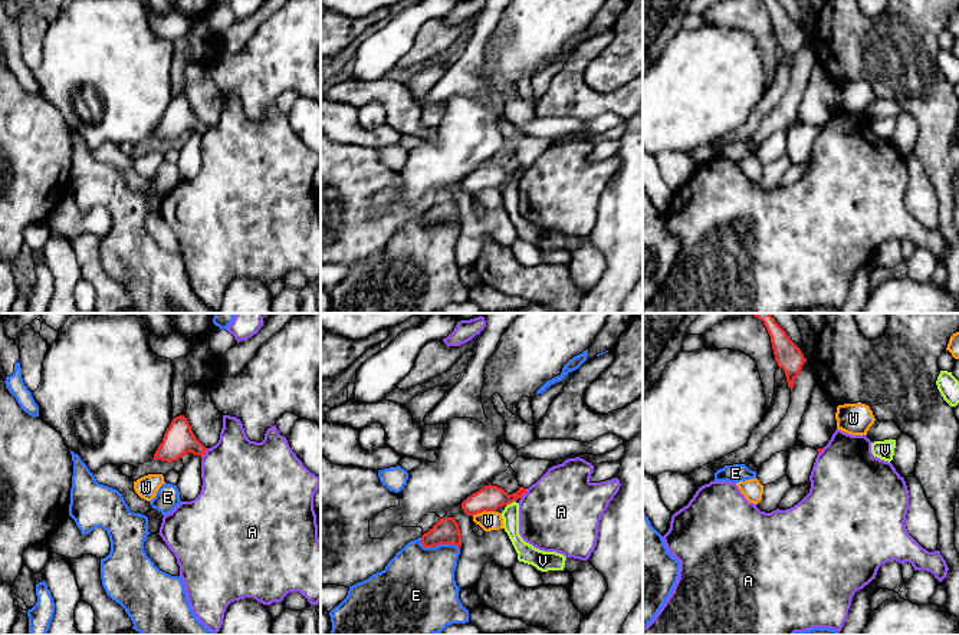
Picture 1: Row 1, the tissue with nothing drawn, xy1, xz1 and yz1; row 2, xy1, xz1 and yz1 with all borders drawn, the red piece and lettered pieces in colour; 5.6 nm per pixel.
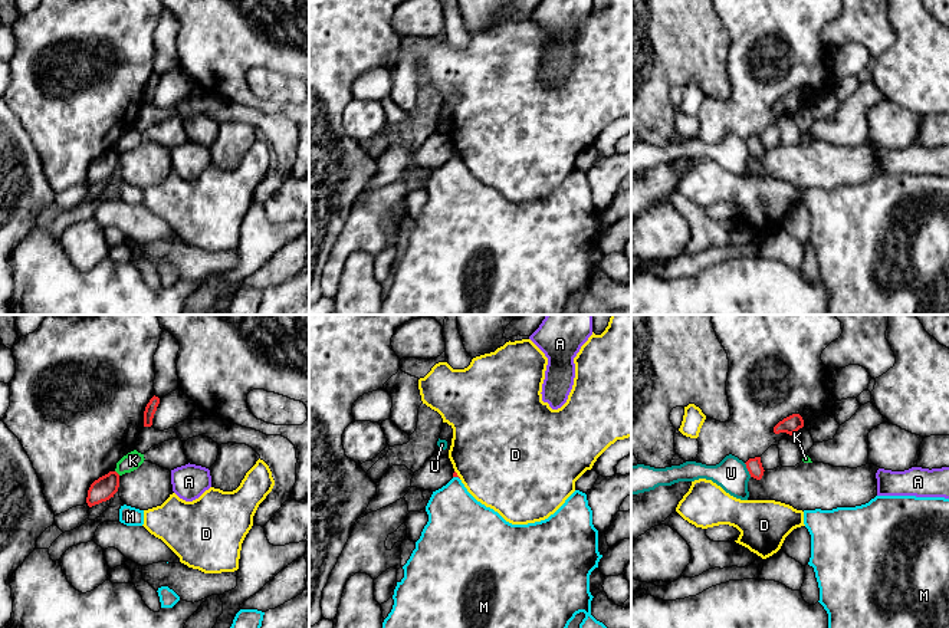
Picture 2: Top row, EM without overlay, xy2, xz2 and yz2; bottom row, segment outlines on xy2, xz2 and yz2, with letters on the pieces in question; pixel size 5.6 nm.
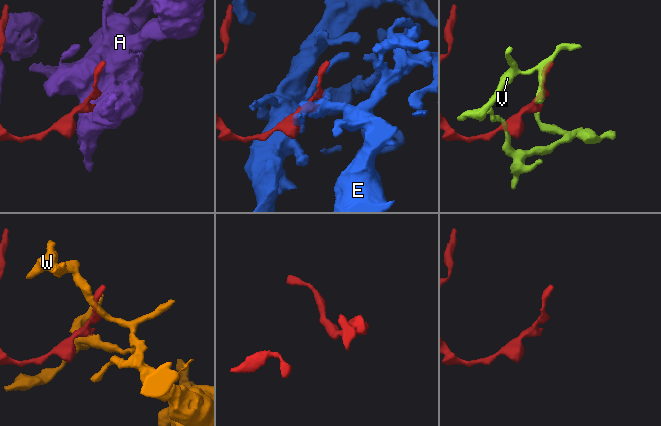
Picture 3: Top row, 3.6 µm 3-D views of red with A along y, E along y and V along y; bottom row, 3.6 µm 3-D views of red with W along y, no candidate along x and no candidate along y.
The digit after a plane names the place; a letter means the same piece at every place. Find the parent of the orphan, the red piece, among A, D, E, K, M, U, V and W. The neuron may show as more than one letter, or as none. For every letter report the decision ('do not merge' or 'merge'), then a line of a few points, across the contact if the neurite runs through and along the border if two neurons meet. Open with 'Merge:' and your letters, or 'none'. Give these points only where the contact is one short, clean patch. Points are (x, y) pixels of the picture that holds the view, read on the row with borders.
Merge: M
A: do not merge; line xz1 (526, 489), (521, 499)
D: do not merge
E: do not merge
K: do not merge; line xy2 (115, 470), (120, 474)
M: merge; line xz2 (455, 474), (456, 476), (456, 520)
U: do not merge
V: do not merge; line xz1 (515, 500), (506, 506)
W: do not merge; line xz1 (495, 510), (482, 510), (472, 516)

